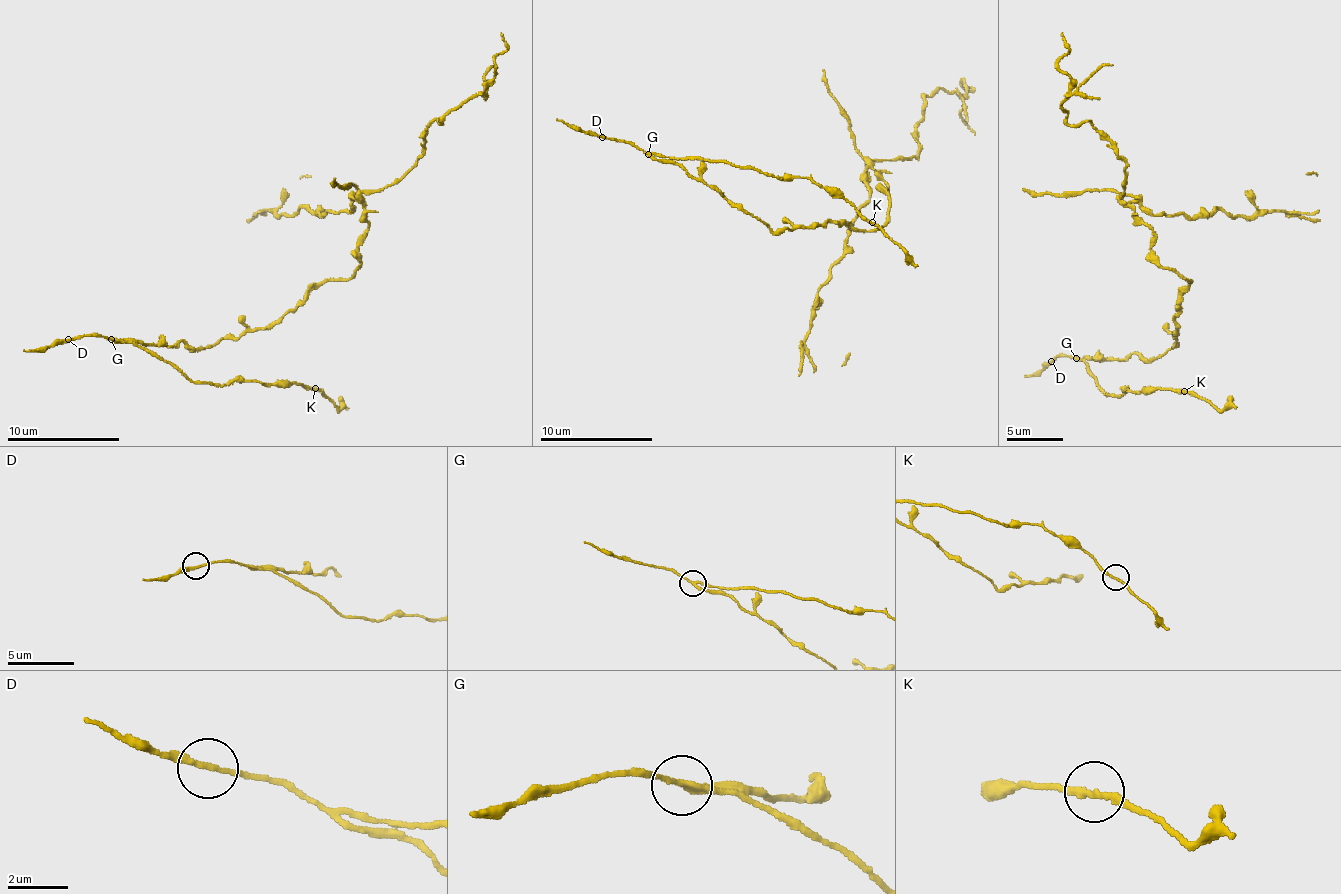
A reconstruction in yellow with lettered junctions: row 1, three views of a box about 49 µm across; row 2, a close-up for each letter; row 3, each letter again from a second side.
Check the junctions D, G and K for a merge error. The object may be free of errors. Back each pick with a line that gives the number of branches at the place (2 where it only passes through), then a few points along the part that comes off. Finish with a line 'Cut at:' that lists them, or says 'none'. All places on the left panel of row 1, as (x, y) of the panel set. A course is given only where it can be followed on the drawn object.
G: 2 branches meet
Cut at: G

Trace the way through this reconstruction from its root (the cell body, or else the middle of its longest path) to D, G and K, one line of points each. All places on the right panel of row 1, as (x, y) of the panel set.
D: (1176, 313), (1176, 345), (1154, 360), (1146, 360), (1136, 352), (1125, 358), (1093, 360), (1073, 356), (1051, 361)
G: (1176, 313), (1176, 345), (1154, 360), (1146, 360), (1136, 352), (1125, 358), (1077, 359)
K: (1176, 313), (1176, 345), (1165, 353), (1089, 363), (1106, 394), (1184, 391)

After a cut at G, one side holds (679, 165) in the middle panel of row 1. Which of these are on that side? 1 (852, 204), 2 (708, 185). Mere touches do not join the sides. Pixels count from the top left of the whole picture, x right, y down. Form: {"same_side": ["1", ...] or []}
{"same_side": ["2"]}

